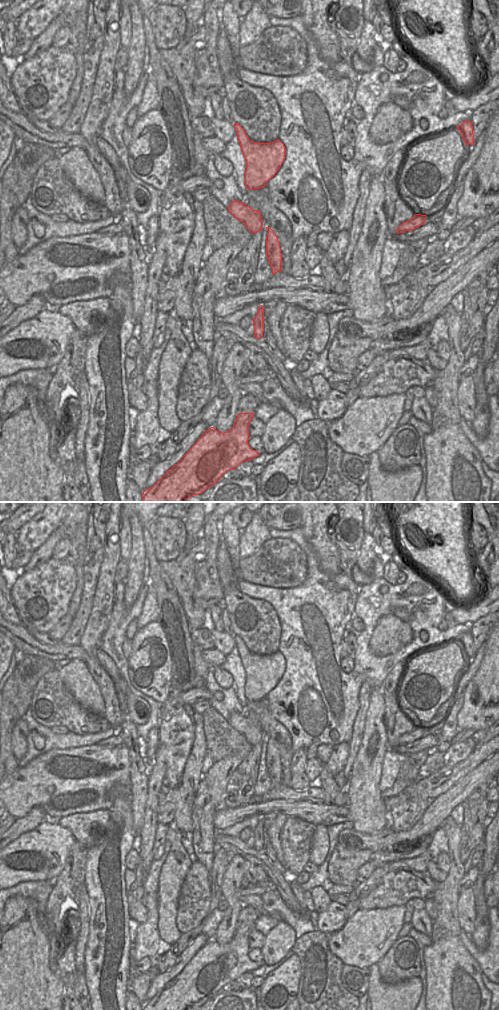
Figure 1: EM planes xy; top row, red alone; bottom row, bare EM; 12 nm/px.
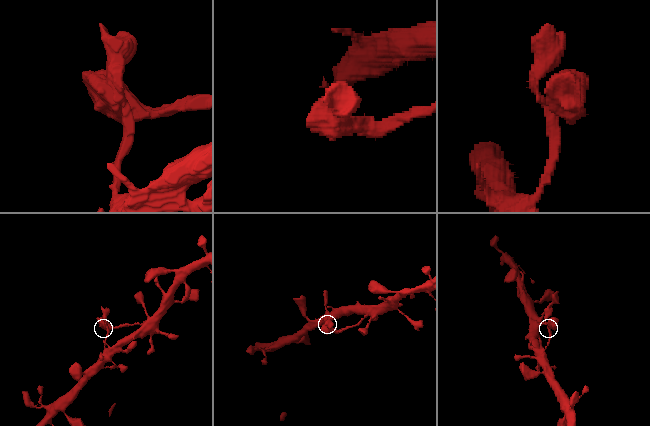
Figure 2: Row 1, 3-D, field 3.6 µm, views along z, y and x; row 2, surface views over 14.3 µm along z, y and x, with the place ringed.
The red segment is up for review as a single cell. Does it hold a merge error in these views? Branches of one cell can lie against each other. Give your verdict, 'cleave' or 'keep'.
keep

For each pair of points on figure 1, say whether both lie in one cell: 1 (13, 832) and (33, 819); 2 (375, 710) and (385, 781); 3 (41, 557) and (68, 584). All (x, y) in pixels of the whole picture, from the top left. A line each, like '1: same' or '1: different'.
1: same
2: different
3: different

